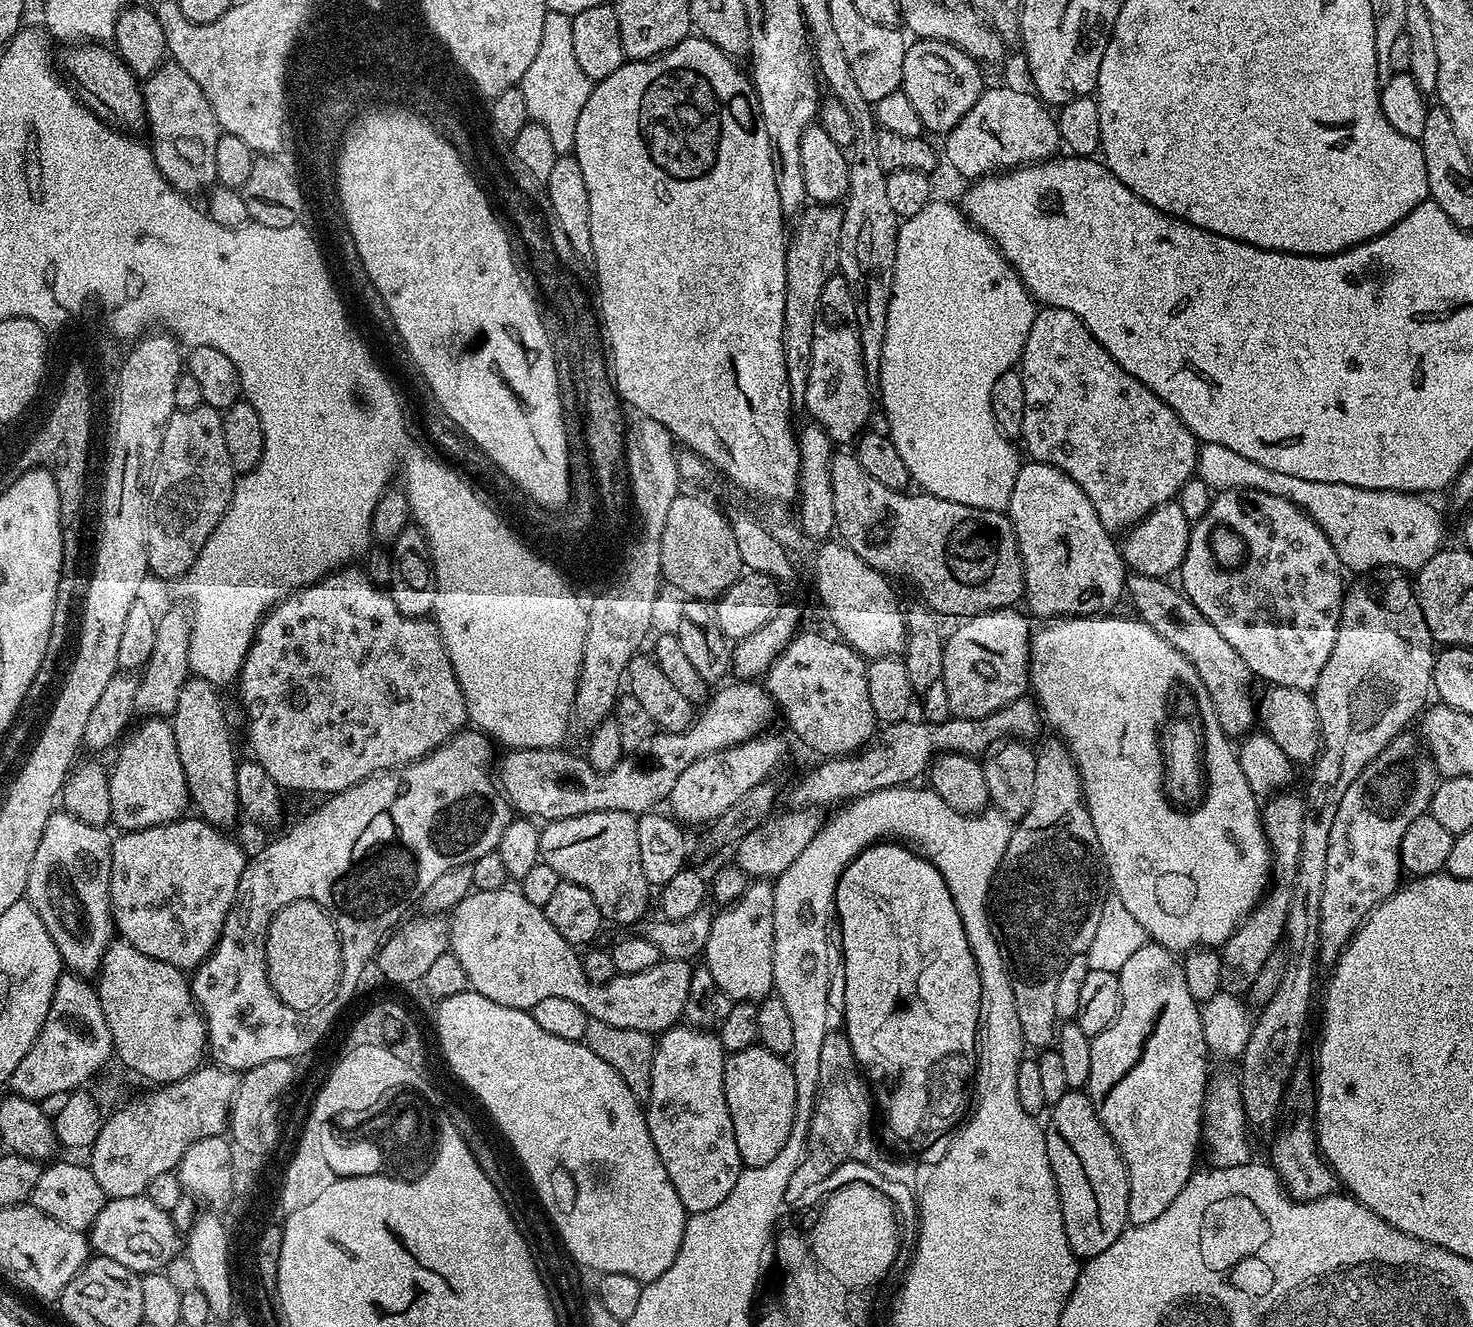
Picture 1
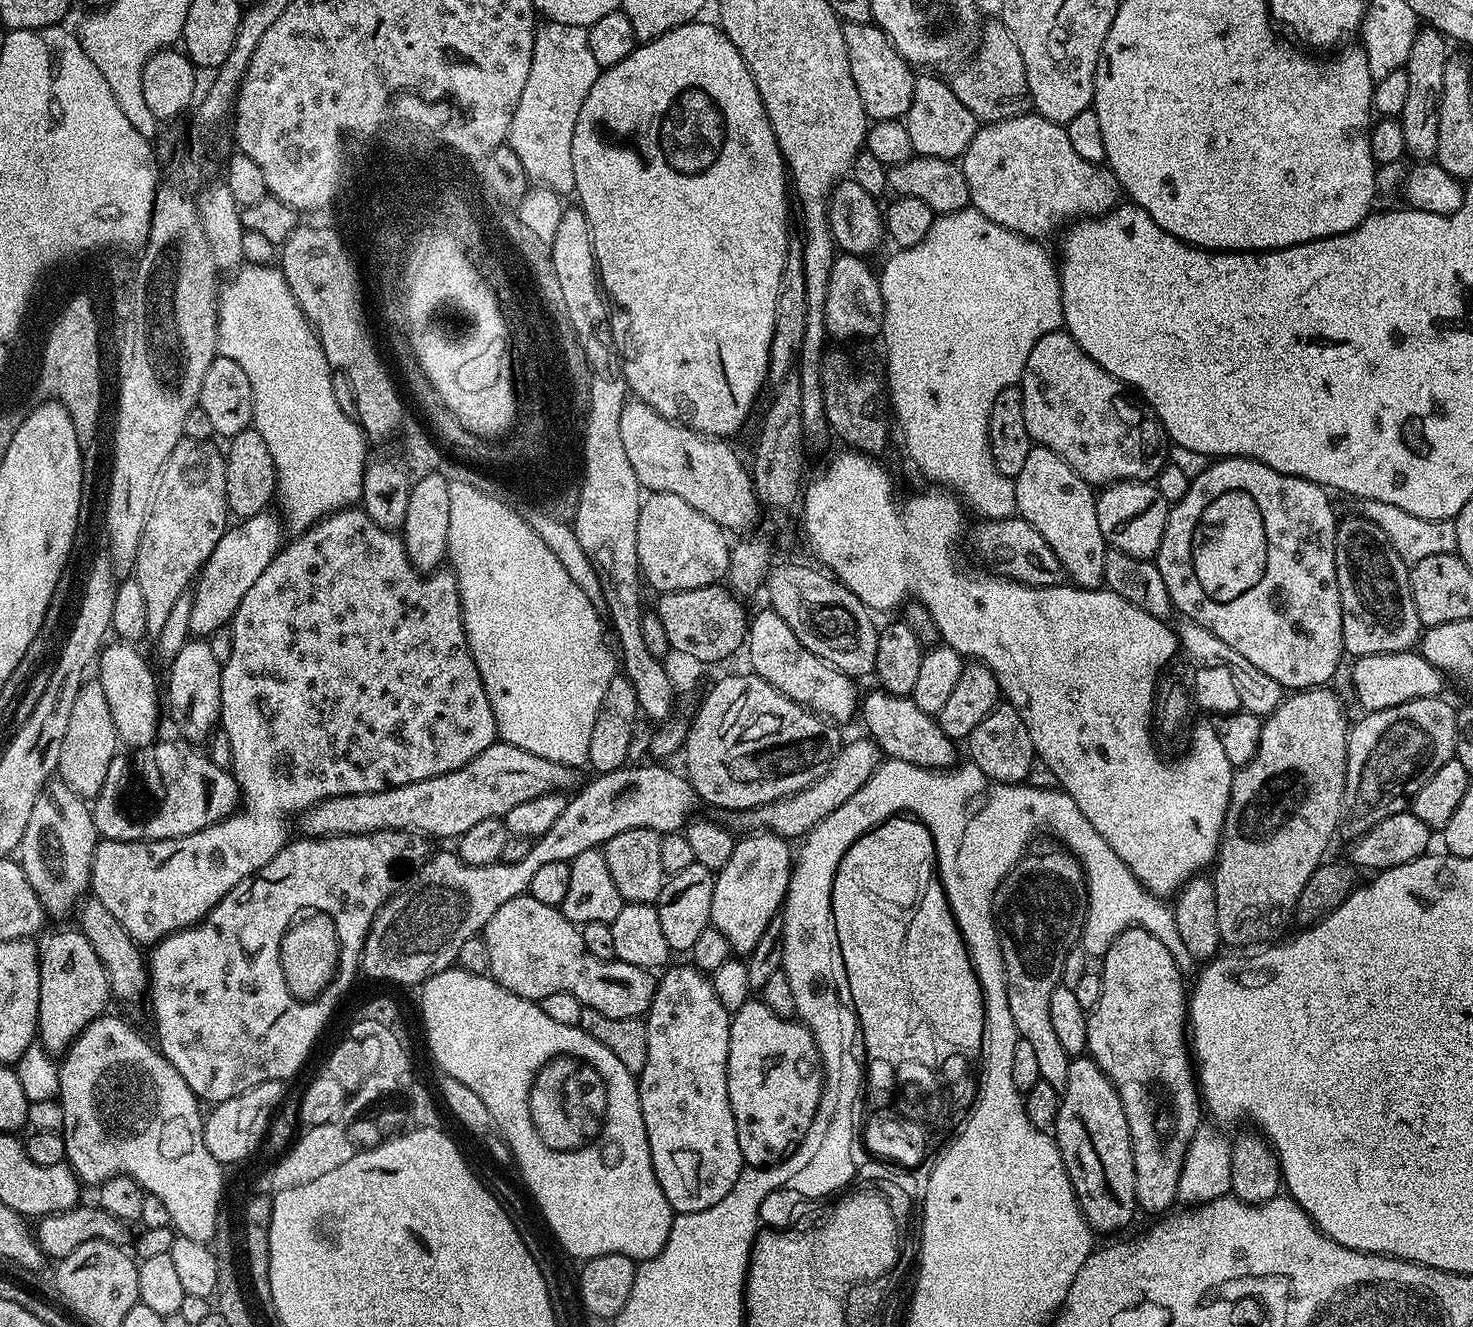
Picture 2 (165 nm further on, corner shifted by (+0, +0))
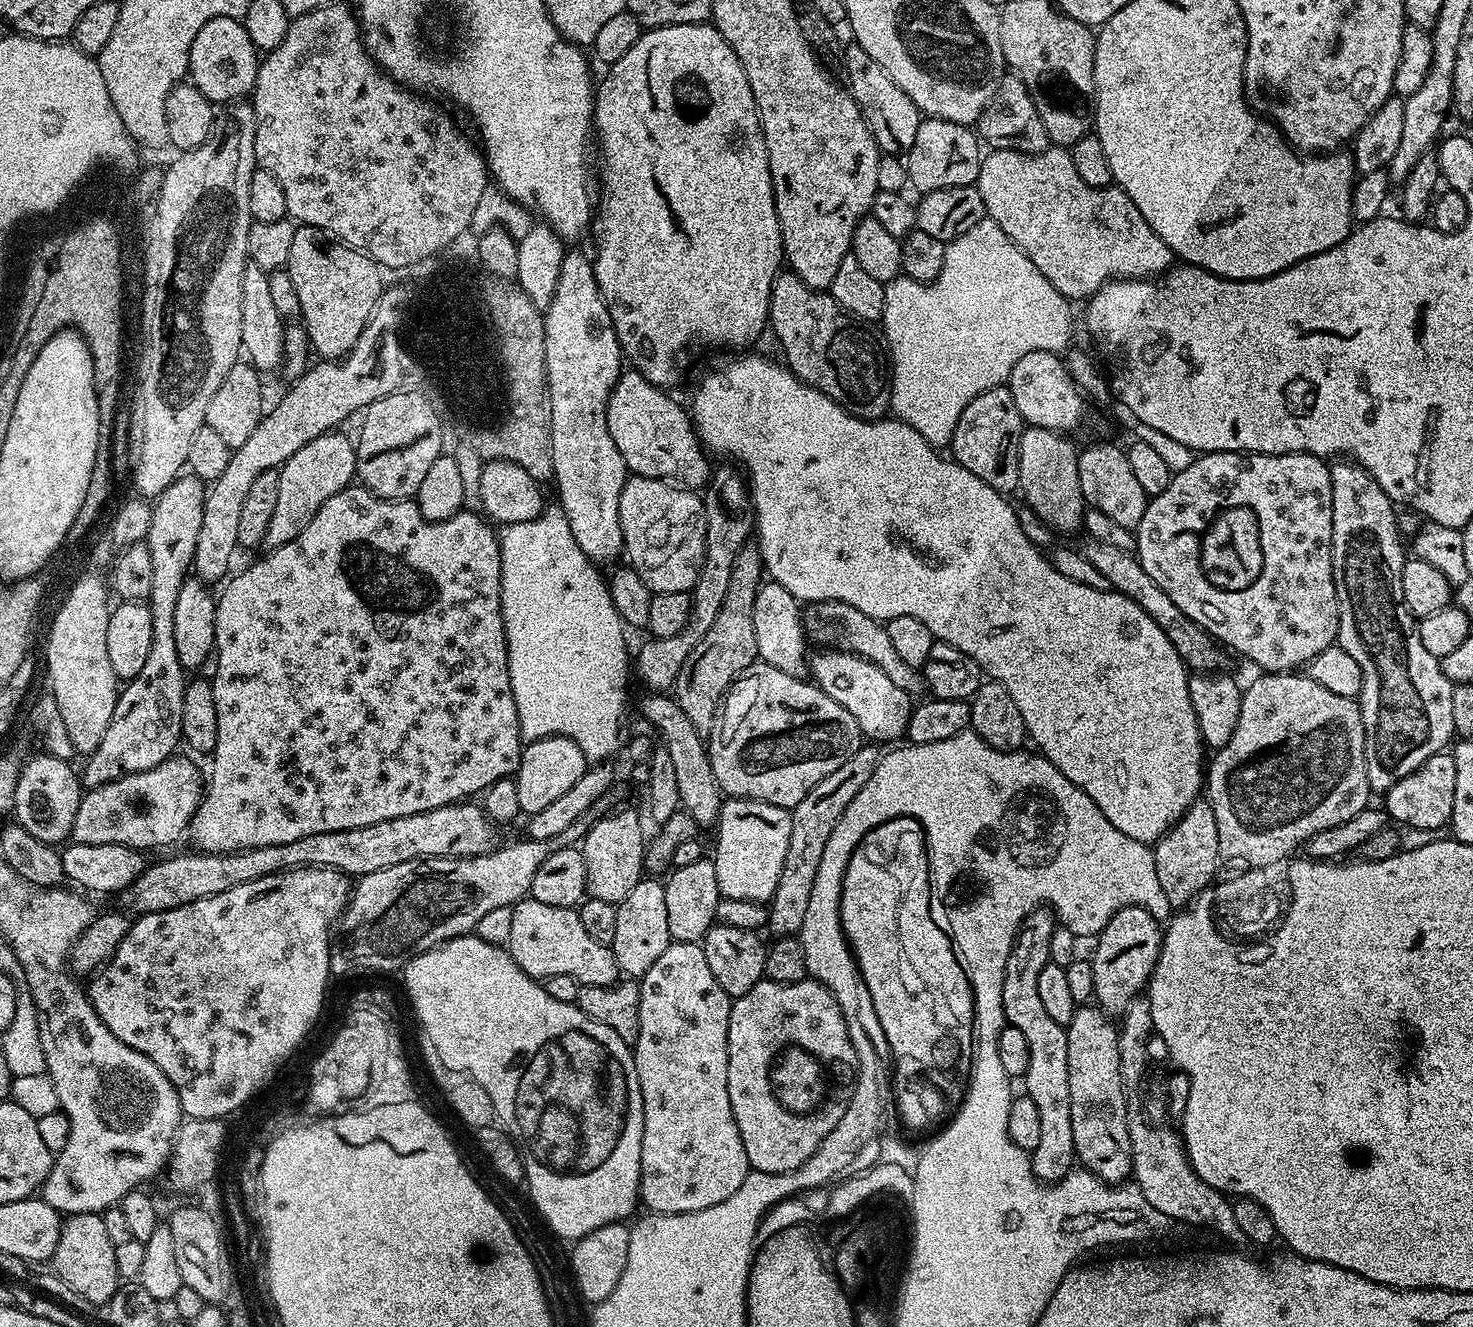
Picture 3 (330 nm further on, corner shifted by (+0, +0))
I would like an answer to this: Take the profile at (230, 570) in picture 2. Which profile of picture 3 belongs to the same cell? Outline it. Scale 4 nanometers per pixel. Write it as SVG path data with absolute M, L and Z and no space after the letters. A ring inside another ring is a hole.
M340 430L325 432L323 436L306 442L306 446L280 465L278 471L278 506L274 506L274 518L270 518L270 526L264 535L263 547L268 550L298 538L320 507L353 483L356 476L356 445L351 439L347 440Z

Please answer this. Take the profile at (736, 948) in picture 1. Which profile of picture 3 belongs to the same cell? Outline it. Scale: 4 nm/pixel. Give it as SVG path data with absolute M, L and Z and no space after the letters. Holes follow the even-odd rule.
M728 798L721 803L720 819L715 825L716 856L712 860L714 870L718 874L718 890L723 898L753 900L756 904L764 904L772 899L778 886L778 878L782 874L782 862L786 862L786 850L790 847L790 822L792 813L787 808L779 808L770 802L761 800L737 800Z

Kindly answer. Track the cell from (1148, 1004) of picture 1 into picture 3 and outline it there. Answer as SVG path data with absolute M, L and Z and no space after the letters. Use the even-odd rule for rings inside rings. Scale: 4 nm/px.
M1123 908L1106 922L1104 931L1095 937L1096 949L1090 953L1094 970L1095 1003L1109 1014L1123 1014L1131 1000L1137 999L1136 988L1143 989L1152 976L1152 965L1160 957L1161 921L1144 908Z

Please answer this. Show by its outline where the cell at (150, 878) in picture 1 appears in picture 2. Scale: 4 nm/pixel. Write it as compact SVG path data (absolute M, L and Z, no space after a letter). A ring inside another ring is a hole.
M360 506L331 512L319 524L303 529L297 536L300 536L297 540L292 540L289 544L287 541L281 547L270 566L262 570L258 582L254 582L254 586L246 590L246 598L242 598L238 610L232 616L232 653L220 669L222 702L219 723L229 735L237 784L244 790L260 788L260 793L256 796L256 808L249 812L237 811L214 826L206 826L206 830L198 830L198 834L134 842L101 839L94 850L91 895L114 914L131 940L140 946L154 946L171 932L181 932L184 928L200 923L214 905L222 902L222 898L226 898L226 894L234 890L234 886L244 884L258 870L262 870L262 866L266 866L266 862L270 862L270 858L274 858L274 854L278 854L289 843L288 824L284 821L287 816L295 817L310 806L322 802L327 796L380 792L383 788L397 788L403 784L453 772L466 766L466 762L482 754L482 750L486 750L491 744L497 743L494 710L490 706L490 698L486 696L486 686L482 684L466 638L464 611L460 608L460 591L455 572L437 570L421 574L410 562L403 539L396 532L388 532L378 526L378 522L369 518Z

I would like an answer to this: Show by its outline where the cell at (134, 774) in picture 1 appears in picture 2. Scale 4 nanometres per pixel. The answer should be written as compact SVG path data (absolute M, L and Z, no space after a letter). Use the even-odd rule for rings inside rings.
M116 638L105 643L98 657L98 679L106 694L106 702L110 705L110 718L114 718L116 739L121 745L129 744L129 749L132 750L144 748L157 739L156 723L160 720L160 708L162 712L162 696L161 693L160 696L156 693L156 676L152 673L147 658L136 648L139 647L133 641Z

